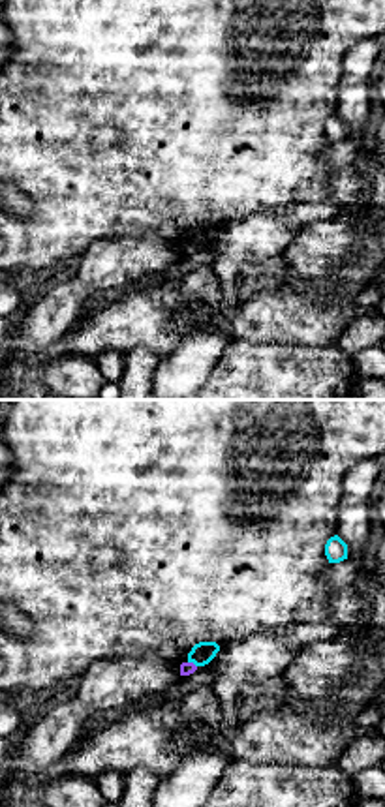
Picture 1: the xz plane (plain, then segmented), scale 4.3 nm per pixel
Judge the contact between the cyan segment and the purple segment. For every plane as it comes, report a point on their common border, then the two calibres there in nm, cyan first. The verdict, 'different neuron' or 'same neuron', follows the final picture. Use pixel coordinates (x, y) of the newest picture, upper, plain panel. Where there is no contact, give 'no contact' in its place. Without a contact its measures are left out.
contact (192, 241); calibres 100 and 60 nm

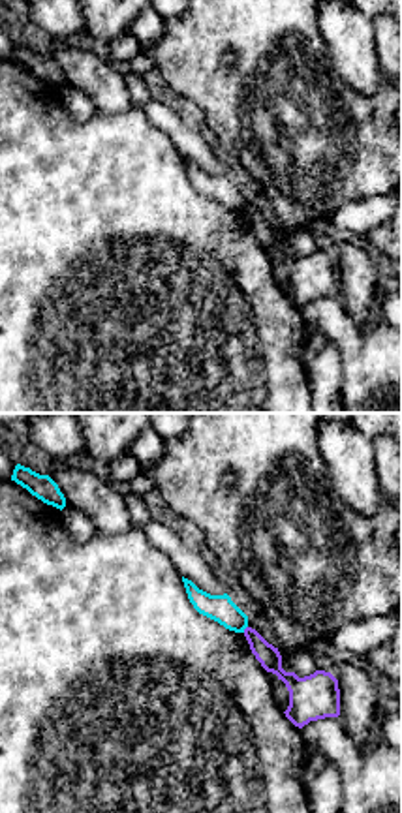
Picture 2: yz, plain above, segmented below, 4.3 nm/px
contact (245, 207); calibres 120 and 90 nm

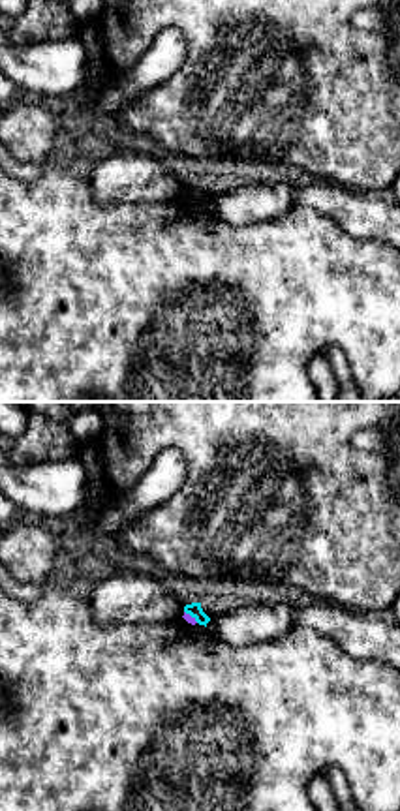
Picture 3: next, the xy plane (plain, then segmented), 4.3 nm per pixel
contact (192, 196); calibres 60 and 40 nm

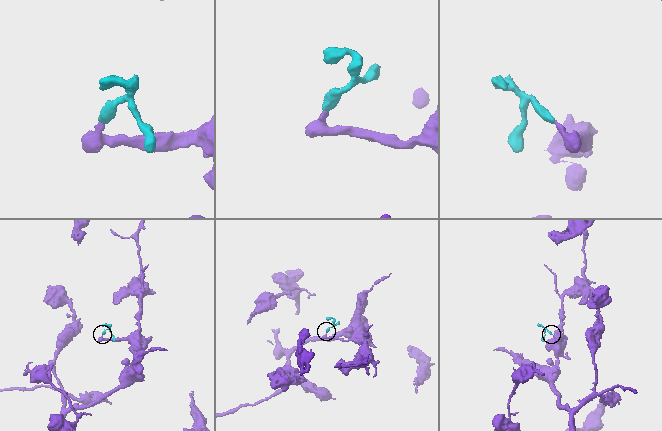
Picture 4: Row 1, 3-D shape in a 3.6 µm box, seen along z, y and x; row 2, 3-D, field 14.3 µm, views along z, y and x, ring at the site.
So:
different neuron

